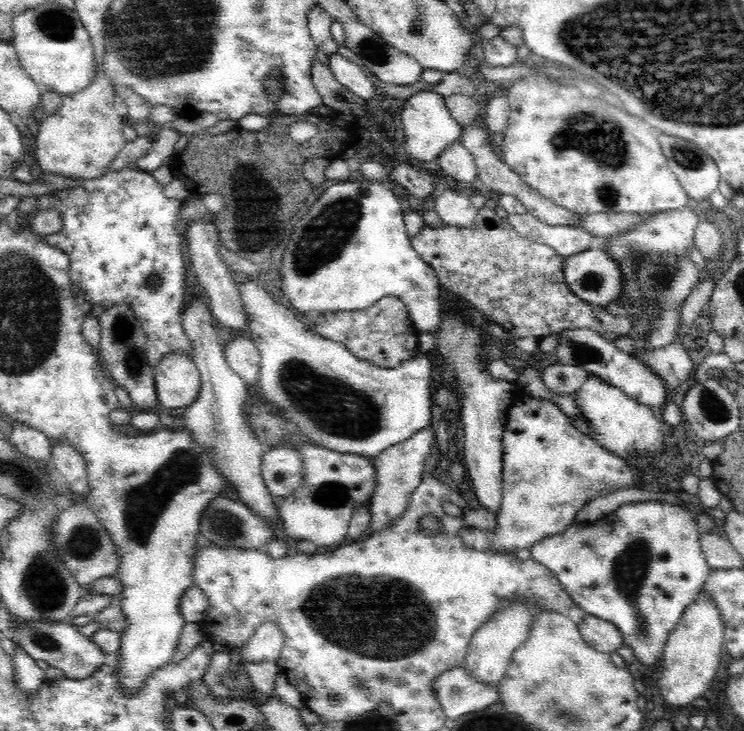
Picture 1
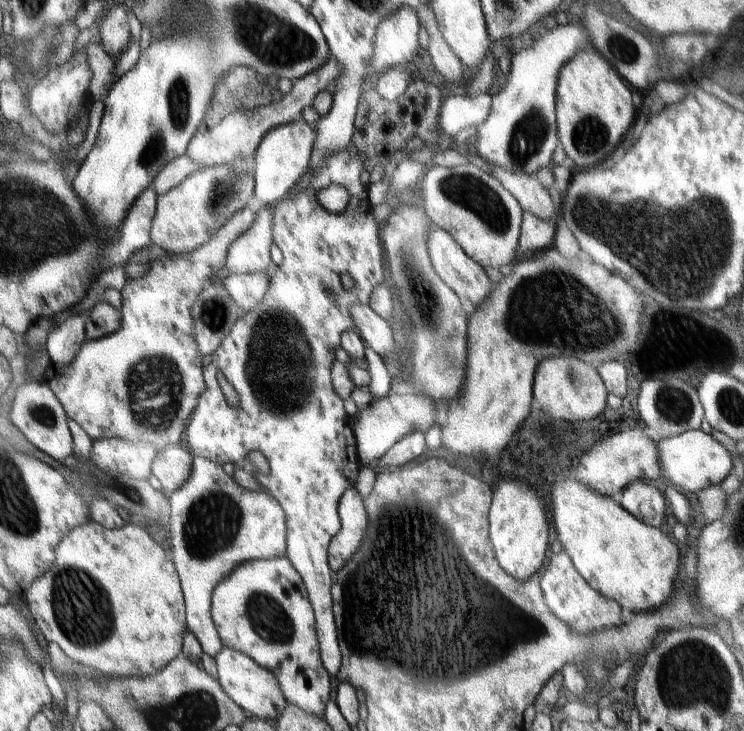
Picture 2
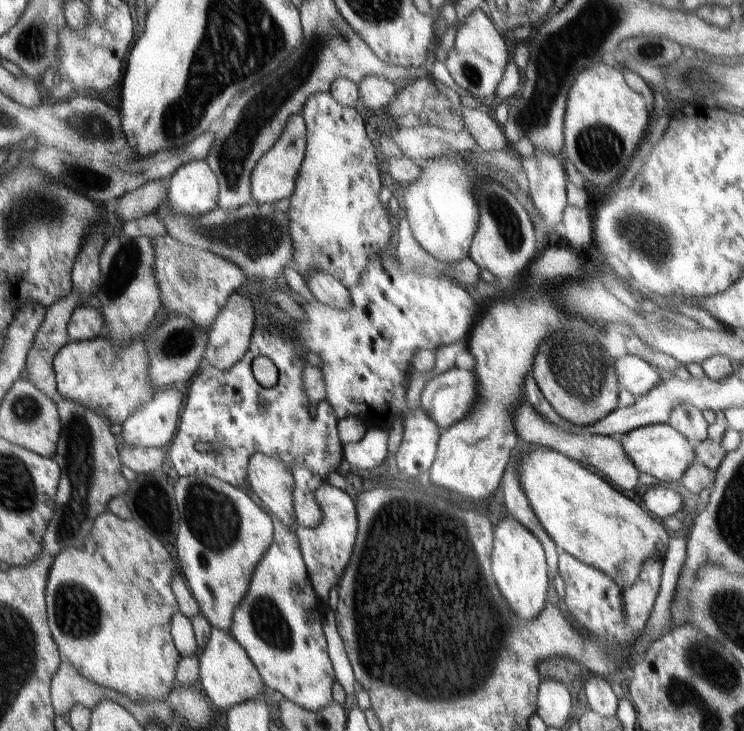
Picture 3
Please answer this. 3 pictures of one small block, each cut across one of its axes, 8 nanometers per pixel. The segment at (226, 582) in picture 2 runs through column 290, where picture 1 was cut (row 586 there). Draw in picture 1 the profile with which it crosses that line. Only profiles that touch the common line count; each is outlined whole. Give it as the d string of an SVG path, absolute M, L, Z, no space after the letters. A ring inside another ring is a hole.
M660 500L631 502L586 526L574 520L564 532L548 536L528 550L532 559L544 564L556 575L568 596L587 615L616 624L624 638L624 646L629 645L639 660L635 663L640 662L641 666L652 669L661 665L661 656L670 634L689 606L697 602L696 596L703 592L712 571L700 546L696 514L688 505L682 507Z

